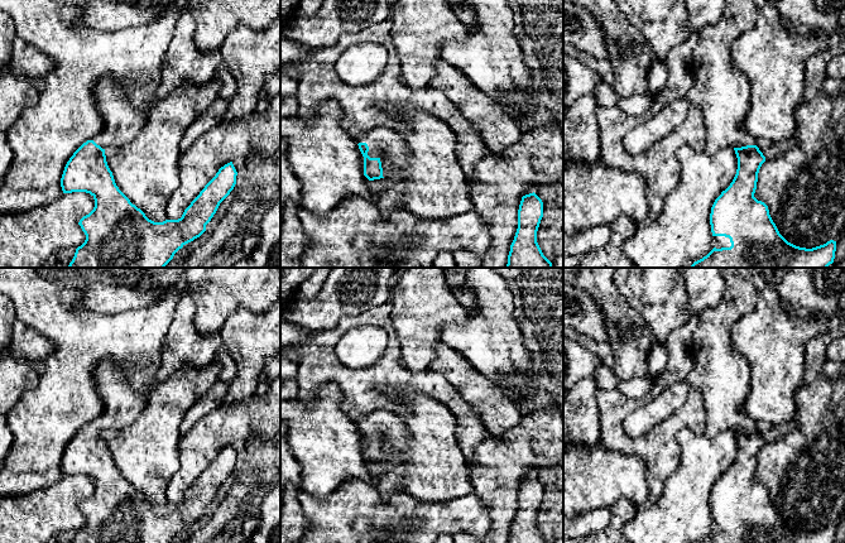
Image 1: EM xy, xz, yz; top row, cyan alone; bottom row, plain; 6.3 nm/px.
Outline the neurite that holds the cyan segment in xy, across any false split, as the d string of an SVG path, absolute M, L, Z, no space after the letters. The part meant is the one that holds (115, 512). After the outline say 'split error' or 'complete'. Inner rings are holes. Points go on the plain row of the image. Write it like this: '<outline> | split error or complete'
M102 360L95 367L93 379L104 402L104 412L73 436L61 461L63 476L86 475L95 482L93 492L78 505L86 523L76 532L72 543L172 543L179 532L206 514L206 508L216 496L220 486L234 472L237 455L232 445L221 450L184 492L181 501L163 505L149 503L119 472L105 438L105 433L109 431L119 431L130 426L144 409L149 394L136 393L124 370L114 360Z | split error

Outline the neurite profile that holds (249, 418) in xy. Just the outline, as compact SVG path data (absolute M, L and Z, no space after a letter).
M280 378L265 395L222 404L198 421L179 439L179 468L169 480L165 496L178 503L219 452L235 441L272 439L280 434Z

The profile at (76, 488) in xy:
M72 475L29 494L0 498L0 543L49 543L61 532L81 529L86 518L78 505L93 490L93 479Z

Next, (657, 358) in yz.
M654 343L647 354L648 375L661 375L667 365L668 354L664 343Z

